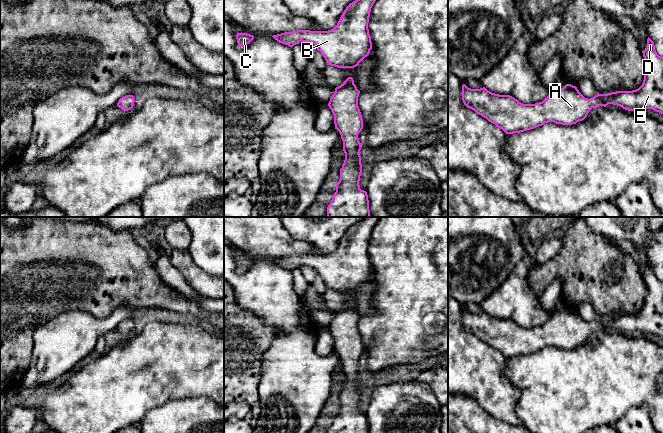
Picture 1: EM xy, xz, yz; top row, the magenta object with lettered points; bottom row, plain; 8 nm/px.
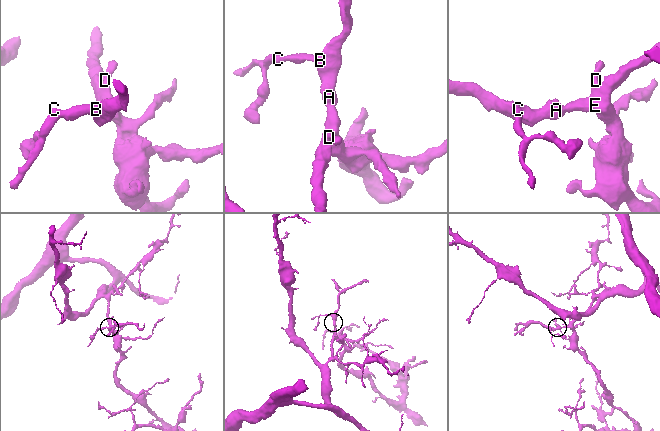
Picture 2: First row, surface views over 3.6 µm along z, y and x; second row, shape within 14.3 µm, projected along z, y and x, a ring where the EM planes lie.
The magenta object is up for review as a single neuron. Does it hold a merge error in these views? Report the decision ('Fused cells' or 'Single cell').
Single cell

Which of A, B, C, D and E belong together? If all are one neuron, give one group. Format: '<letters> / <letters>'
A B C D E

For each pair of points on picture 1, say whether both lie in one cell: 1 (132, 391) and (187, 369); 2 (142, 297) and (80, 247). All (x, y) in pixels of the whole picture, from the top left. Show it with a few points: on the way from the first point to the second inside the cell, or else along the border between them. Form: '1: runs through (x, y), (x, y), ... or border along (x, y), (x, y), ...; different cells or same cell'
1: runs through (146, 377), (154, 369), (173, 369); same cell
2: runs through (127, 282), (121, 282), (95, 262); same cell

